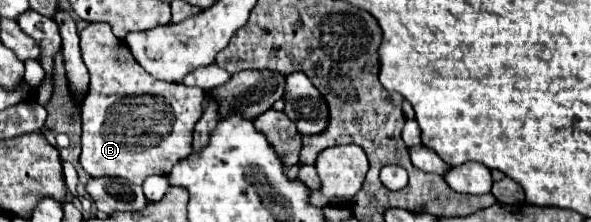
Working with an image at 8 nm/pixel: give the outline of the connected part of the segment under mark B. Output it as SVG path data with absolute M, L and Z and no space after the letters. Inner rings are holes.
M90 23L90 27L80 33L80 49L90 71L90 91L82 103L82 169L92 177L112 175L136 185L142 185L150 175L168 175L172 167L192 151L192 133L204 113L206 93L200 87L152 79L152 75L136 63L126 43L116 39L106 23Z

